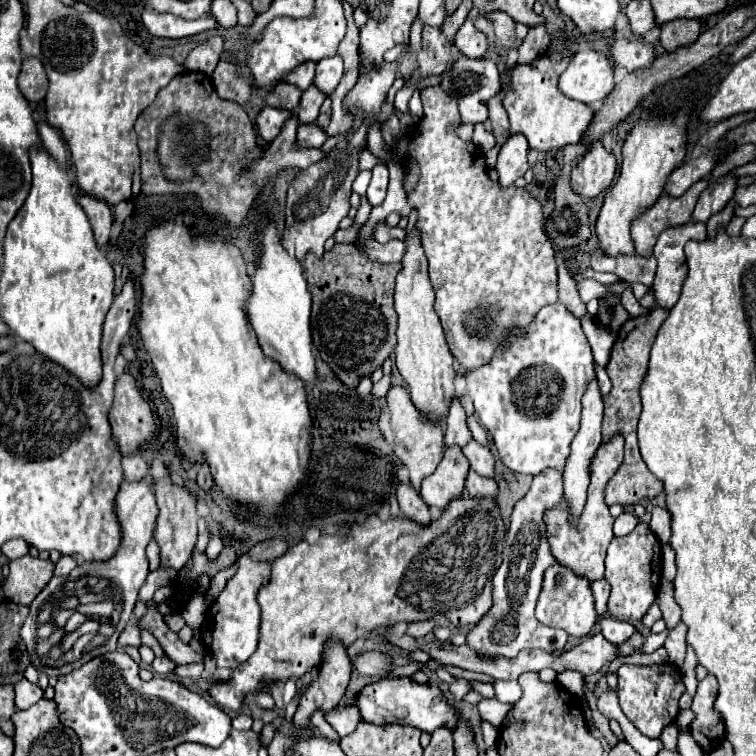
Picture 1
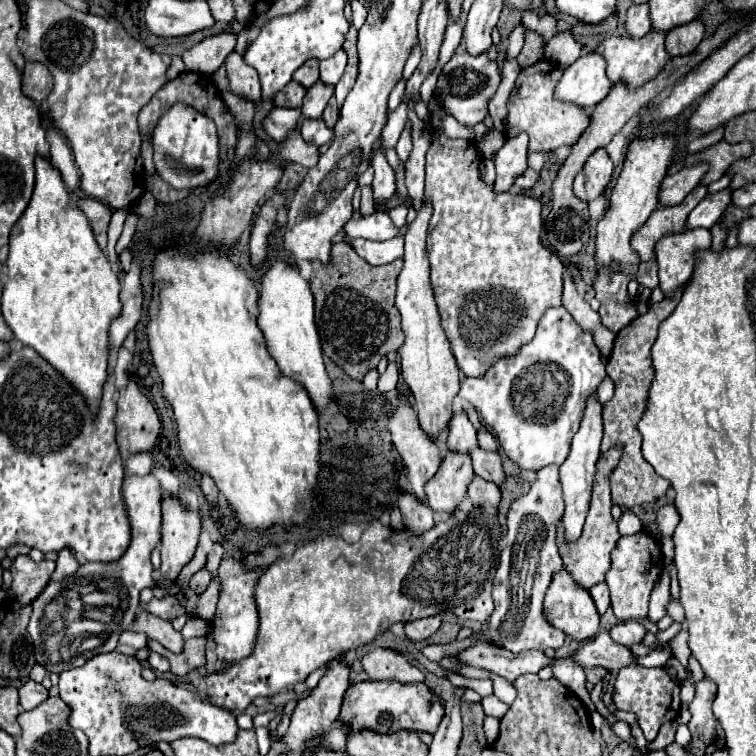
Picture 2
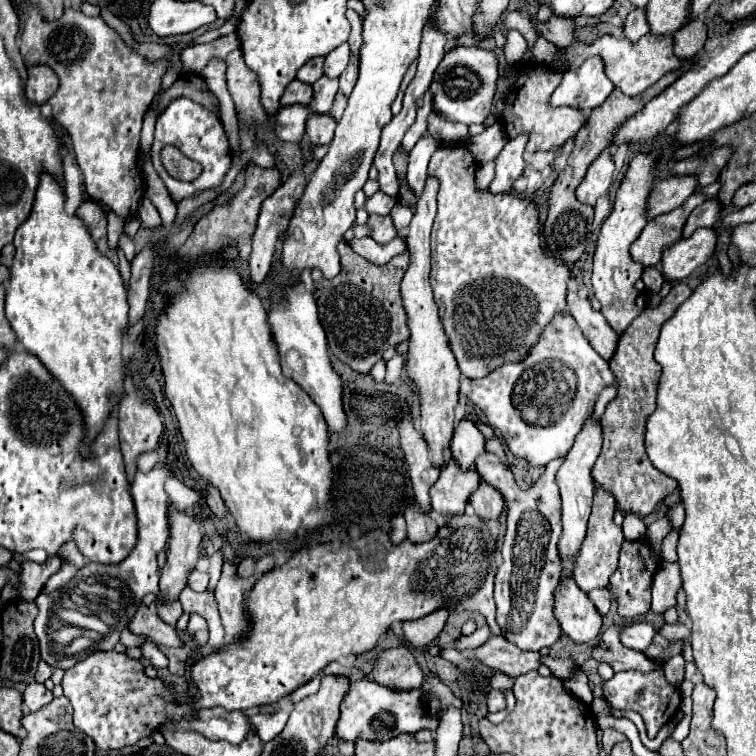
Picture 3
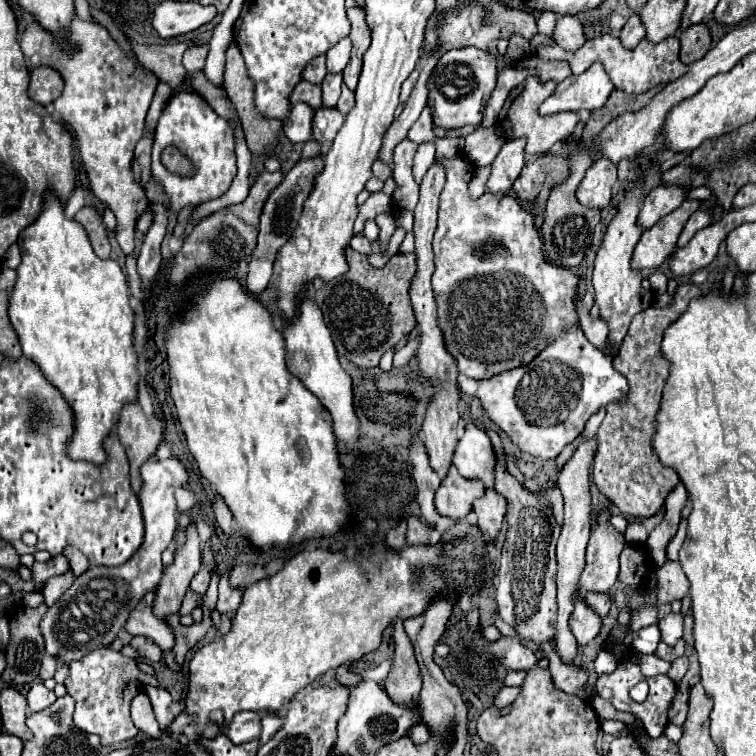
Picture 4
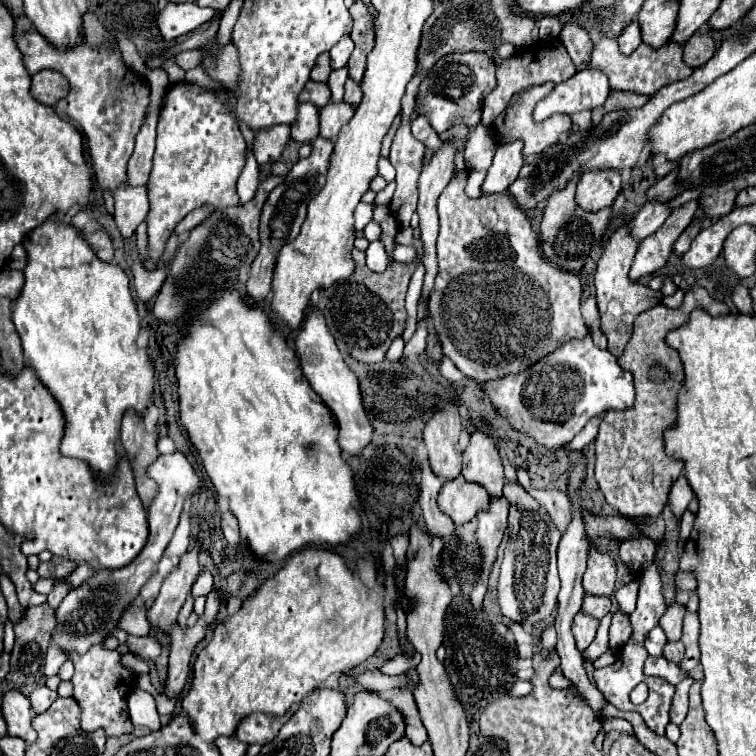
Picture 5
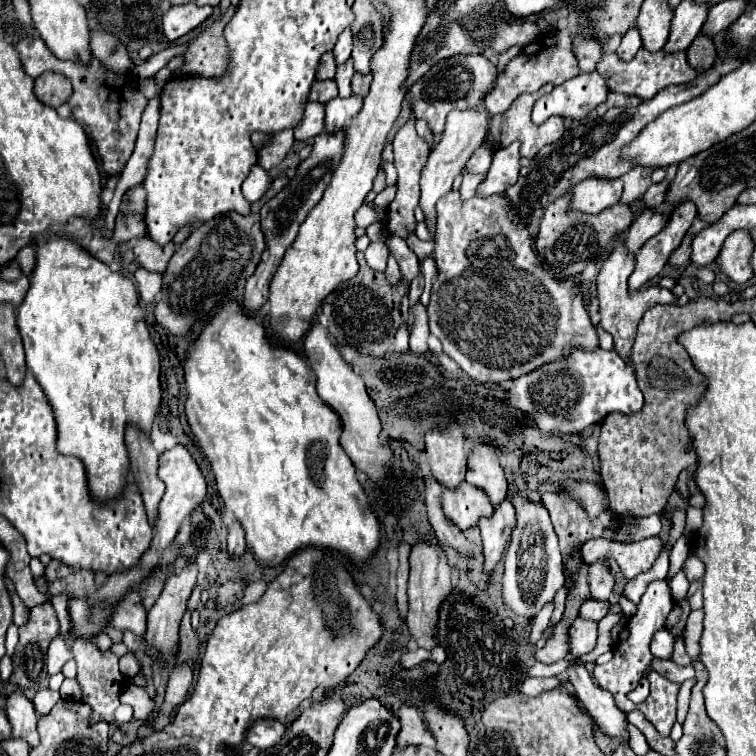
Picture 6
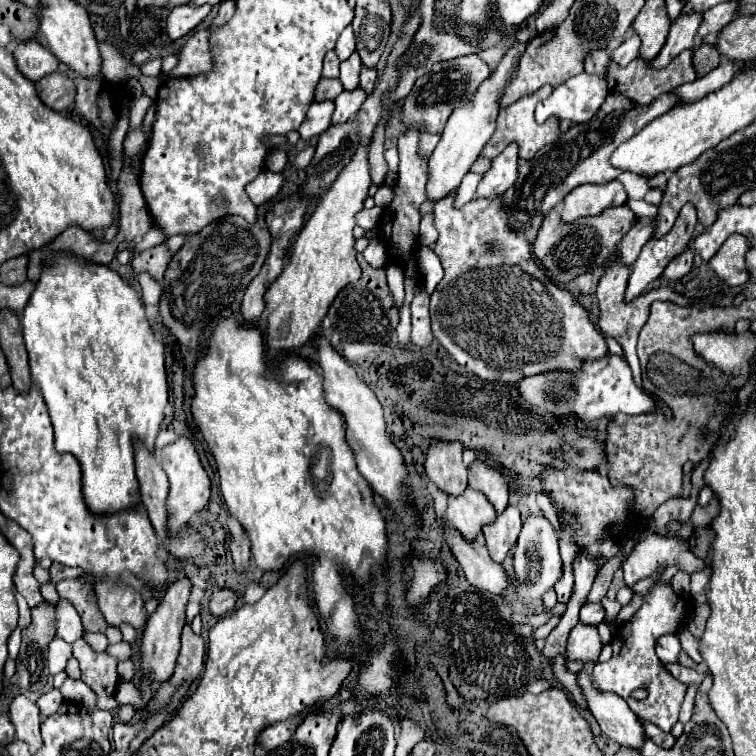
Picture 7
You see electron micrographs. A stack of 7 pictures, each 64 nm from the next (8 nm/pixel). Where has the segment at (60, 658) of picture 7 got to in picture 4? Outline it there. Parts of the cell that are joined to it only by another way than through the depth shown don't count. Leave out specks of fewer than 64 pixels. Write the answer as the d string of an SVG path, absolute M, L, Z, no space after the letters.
M44 656L42 666L40 666L40 680L52 678L54 672L56 672L56 664L58 664L58 660L54 656Z

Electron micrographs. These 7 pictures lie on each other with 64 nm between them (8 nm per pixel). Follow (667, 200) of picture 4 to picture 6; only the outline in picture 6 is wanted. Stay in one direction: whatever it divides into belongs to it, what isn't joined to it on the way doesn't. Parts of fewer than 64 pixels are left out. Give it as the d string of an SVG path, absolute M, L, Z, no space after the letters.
M646 208L628 228L628 232L624 234L624 244L630 252L638 252L642 248L642 244L656 236L666 224L666 216L654 212L654 208Z

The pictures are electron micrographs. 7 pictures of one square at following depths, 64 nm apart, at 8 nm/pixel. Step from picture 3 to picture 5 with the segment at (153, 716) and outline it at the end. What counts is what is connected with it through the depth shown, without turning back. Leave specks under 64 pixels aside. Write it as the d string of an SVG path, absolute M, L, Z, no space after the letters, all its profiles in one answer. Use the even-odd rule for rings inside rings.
M92 646L86 654L72 654L72 662L74 662L74 676L72 676L72 686L74 686L74 700L80 704L82 712L80 712L80 726L86 730L86 732L94 732L94 730L104 730L108 738L120 738L120 736L126 736L126 734L132 734L134 732L134 724L130 722L128 716L124 716L126 712L126 698L128 694L134 690L134 684L136 684L136 674L126 668L122 662L122 656L116 652L116 650L106 650L104 646ZM256 712L240 720L240 728L236 728L234 738L244 744L268 744L274 736L276 736L276 730L272 728L272 720L266 714Z

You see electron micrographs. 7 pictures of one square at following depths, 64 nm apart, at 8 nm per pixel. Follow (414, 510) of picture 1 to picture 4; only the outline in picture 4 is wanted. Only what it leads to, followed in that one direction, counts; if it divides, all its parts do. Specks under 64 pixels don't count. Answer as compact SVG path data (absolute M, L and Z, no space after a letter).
M408 516L408 532L406 532L406 542L408 544L438 544L440 542L440 538L442 538L442 534L434 528L434 526L430 526L430 524L426 524L422 518L418 518L418 516Z

